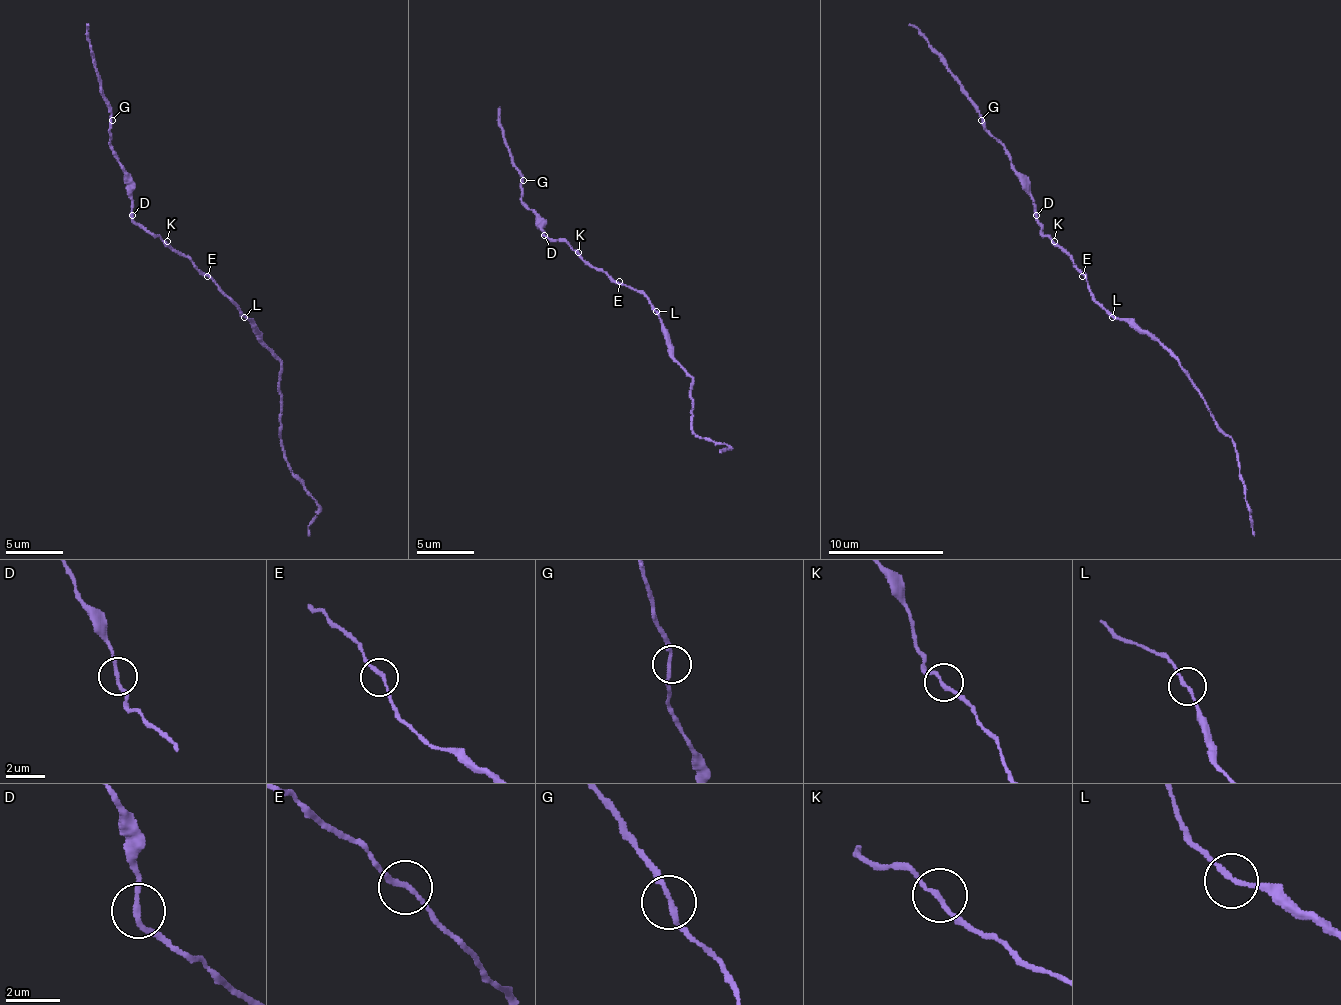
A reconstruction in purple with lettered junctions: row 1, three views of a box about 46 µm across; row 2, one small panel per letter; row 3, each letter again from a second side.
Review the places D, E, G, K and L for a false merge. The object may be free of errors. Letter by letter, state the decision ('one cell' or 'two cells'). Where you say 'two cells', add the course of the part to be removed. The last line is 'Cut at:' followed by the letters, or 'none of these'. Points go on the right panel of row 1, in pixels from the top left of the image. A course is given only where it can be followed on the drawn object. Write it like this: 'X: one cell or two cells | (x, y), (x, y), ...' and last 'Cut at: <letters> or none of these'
D: one cell
E: one cell
G: one cell
K: one cell
L: one cell
Cut at: none of these

